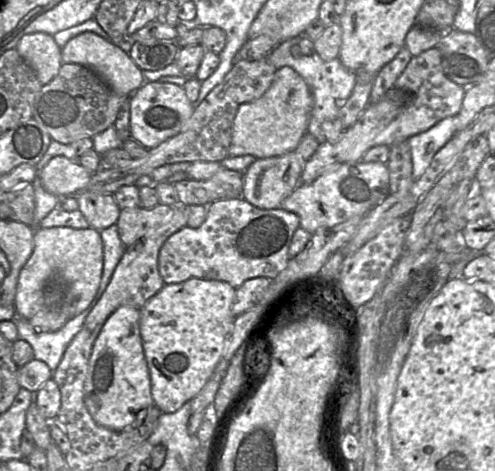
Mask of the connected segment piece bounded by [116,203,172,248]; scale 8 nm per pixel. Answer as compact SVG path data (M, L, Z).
M162 203L153 208L122 209L116 225L123 245L128 248L149 234L170 216L171 209Z

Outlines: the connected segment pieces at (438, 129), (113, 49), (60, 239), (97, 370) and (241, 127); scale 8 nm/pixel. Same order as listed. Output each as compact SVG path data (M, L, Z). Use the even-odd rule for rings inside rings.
M451 116L406 139L411 150L413 180L417 180L423 175L434 155L456 132L455 116Z
M83 32L72 39L62 48L62 63L75 63L93 70L108 86L121 96L131 96L144 82L142 70L125 52L111 40L105 40L94 32Z
M71 227L36 228L33 233L33 251L29 259L27 260L26 264L21 268L21 271L19 273L15 301L14 301L15 312L18 316L23 317L26 320L29 320L37 312L42 310L43 307L46 305L46 290L48 288L48 285L54 278L57 278L65 286L66 298L69 300L69 303L71 306L71 317L75 317L76 315L83 312L89 306L93 298L95 297L96 292L100 285L102 271L103 271L103 243L101 240L100 231L92 227L88 227L85 229L76 229Z
M126 305L117 308L104 323L89 359L85 404L97 424L115 431L132 424L140 410L155 405L139 321L139 308Z
M288 66L277 69L270 87L260 98L239 106L229 156L249 154L261 159L295 151L307 133L312 108L313 98L303 78Z

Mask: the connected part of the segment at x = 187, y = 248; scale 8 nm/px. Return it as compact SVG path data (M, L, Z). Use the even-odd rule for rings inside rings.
M244 198L218 200L207 206L207 217L200 227L193 229L185 226L164 242L158 257L159 273L165 284L201 278L225 281L236 289L252 278L273 279L285 269L290 259L288 250L298 227L299 217L282 208L259 209Z

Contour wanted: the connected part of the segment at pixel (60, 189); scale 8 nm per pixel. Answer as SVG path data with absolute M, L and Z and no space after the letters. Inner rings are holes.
M55 156L46 163L39 177L45 190L57 197L76 197L86 190L92 174L78 160Z

